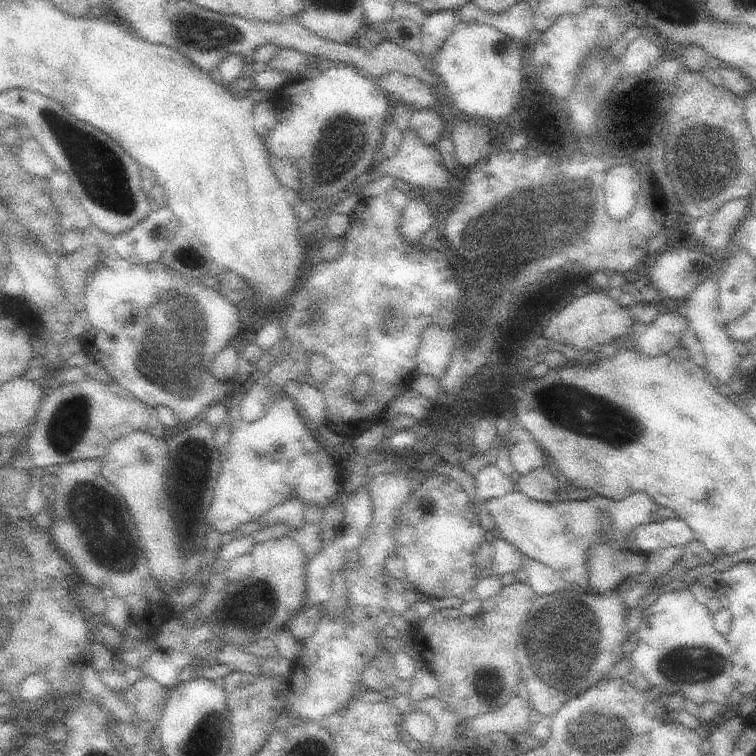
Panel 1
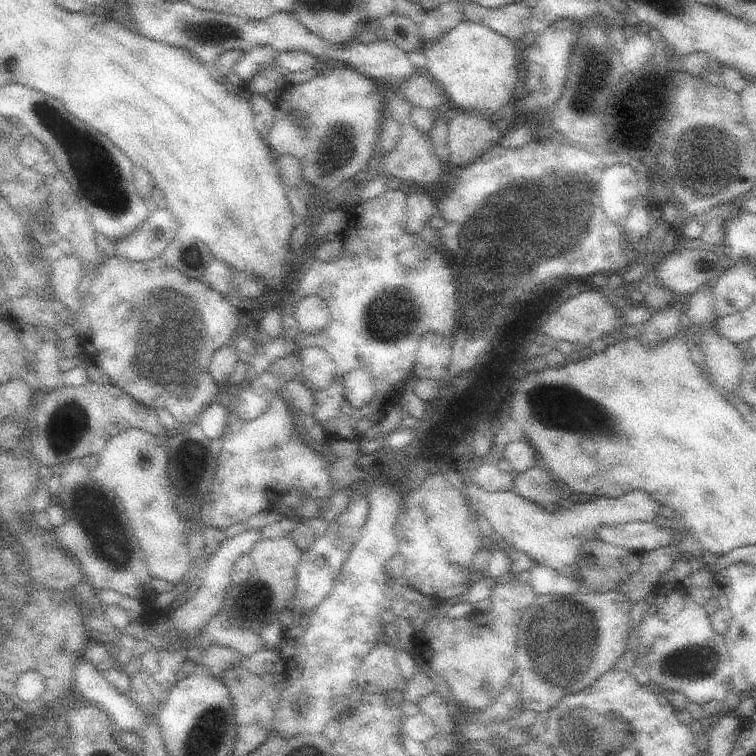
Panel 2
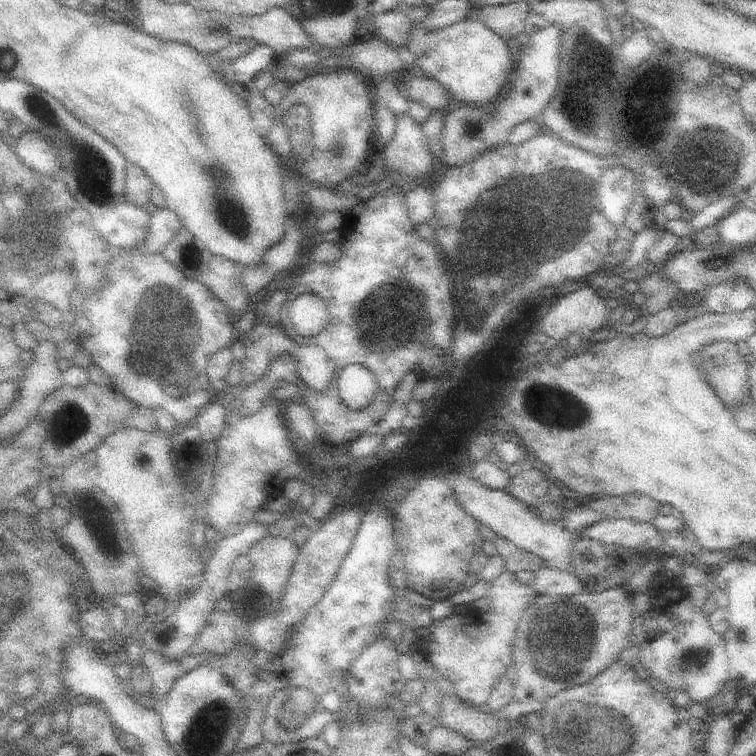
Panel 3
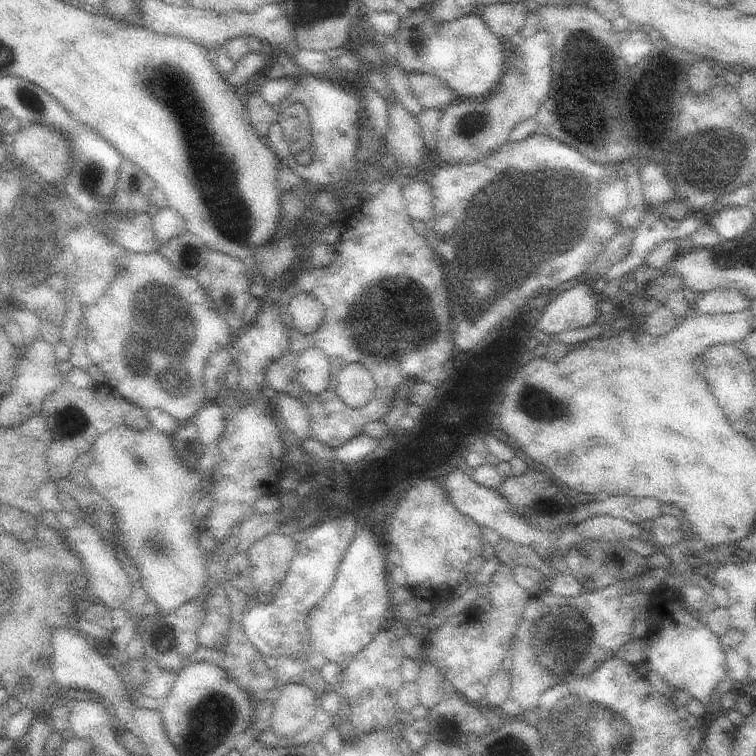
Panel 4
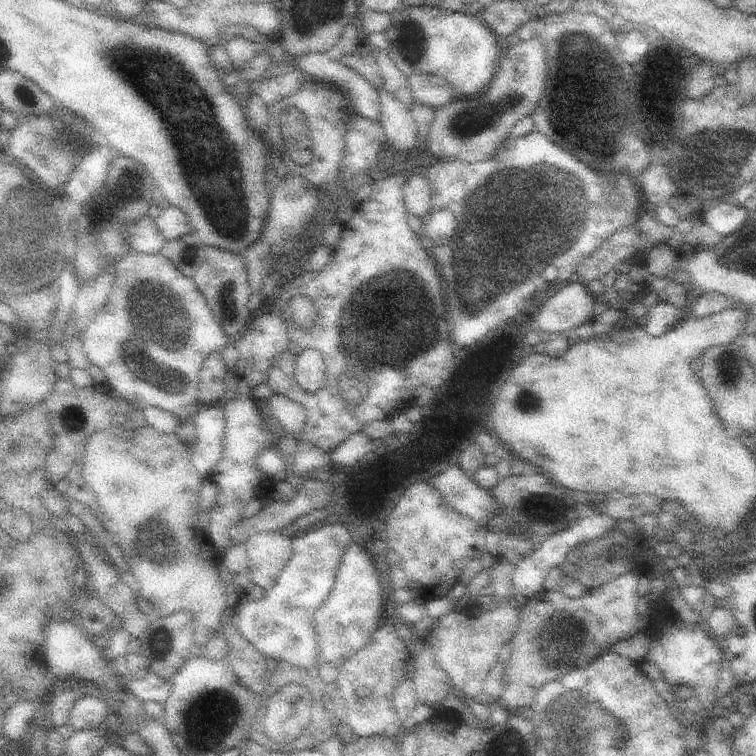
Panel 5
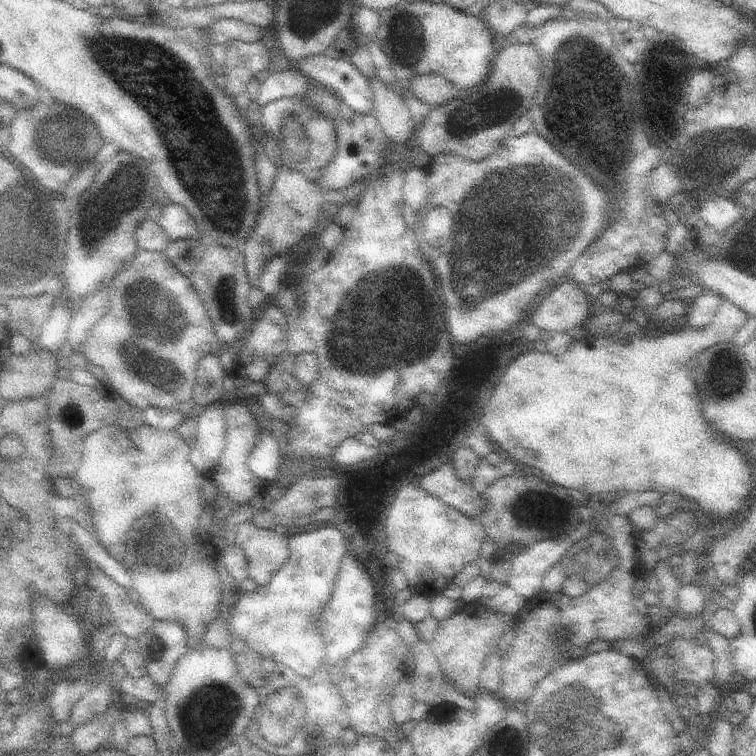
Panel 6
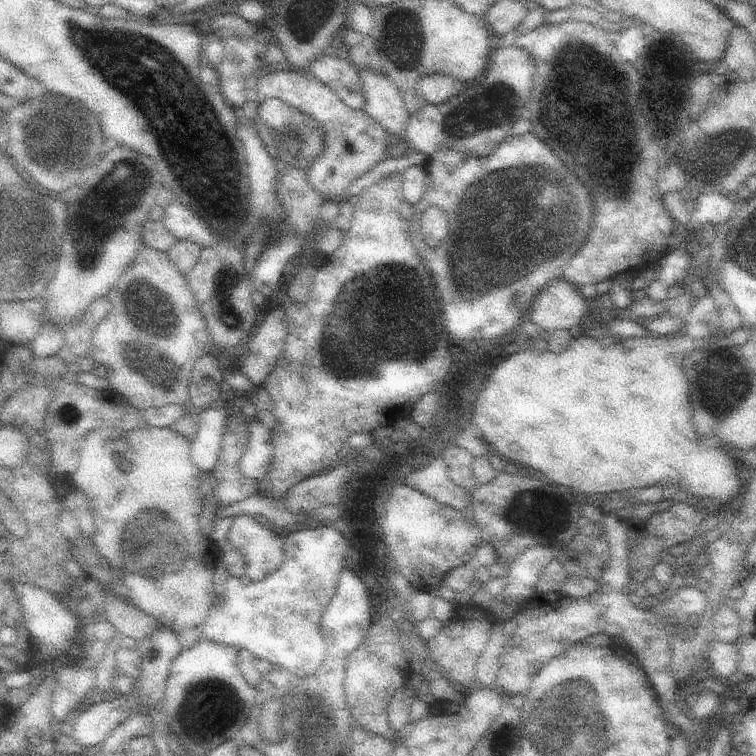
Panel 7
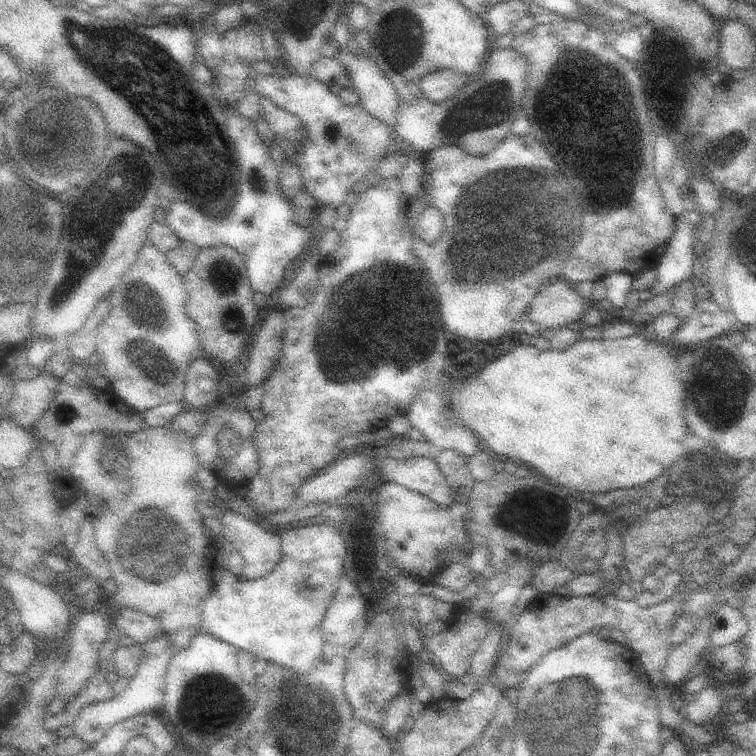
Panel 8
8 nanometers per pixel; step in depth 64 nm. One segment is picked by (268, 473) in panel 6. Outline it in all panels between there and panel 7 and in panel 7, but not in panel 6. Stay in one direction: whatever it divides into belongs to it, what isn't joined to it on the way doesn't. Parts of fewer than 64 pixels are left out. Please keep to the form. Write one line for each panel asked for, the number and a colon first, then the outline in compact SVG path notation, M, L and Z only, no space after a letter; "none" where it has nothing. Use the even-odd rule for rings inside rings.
7: M241 414L247 430L249 430L249 450L245 452L245 460L239 462L241 470L245 476L263 476L263 472L267 470L267 458L263 454L263 450L269 450L271 442L271 434L269 428L265 424L261 424L257 418L247 418L245 414Z

